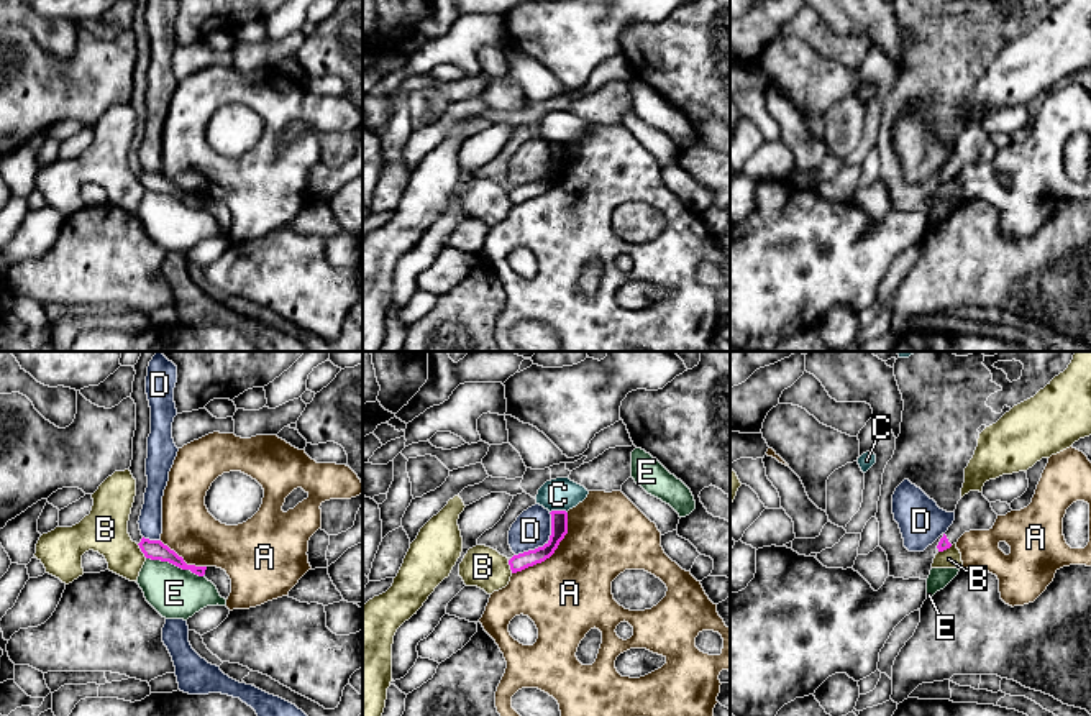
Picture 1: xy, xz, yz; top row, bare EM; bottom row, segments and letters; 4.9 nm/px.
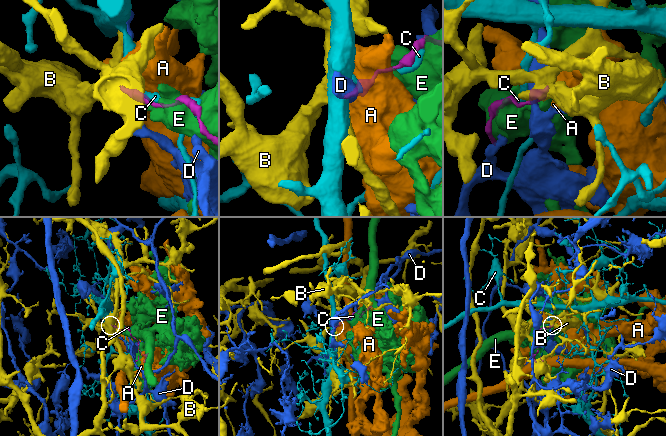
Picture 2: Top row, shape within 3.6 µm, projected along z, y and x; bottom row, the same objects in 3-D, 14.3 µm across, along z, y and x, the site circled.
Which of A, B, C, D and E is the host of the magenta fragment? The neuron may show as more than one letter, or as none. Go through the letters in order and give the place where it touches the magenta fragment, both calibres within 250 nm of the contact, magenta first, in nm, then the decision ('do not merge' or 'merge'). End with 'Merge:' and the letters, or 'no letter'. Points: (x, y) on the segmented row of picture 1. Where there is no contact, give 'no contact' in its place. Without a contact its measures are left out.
A: xz (552, 554) | 80/400 nm | do not merge
B: xy (141, 550) | 100/220 nm | do not merge
C: xz (558, 511) | 80/160 nm | do not merge
D: xz (545, 544) | 80/190 nm | do not merge
E: xy (174, 564) | 100/240 nm | do not merge
Merge: no letter

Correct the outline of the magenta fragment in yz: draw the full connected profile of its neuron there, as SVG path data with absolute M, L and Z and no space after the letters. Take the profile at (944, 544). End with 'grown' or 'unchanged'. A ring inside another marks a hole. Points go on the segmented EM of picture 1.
M979 491L965 494L955 509L955 521L940 539L937 548L943 552L950 548L958 539L970 530L993 529L997 514L993 511L991 503Z; grown

